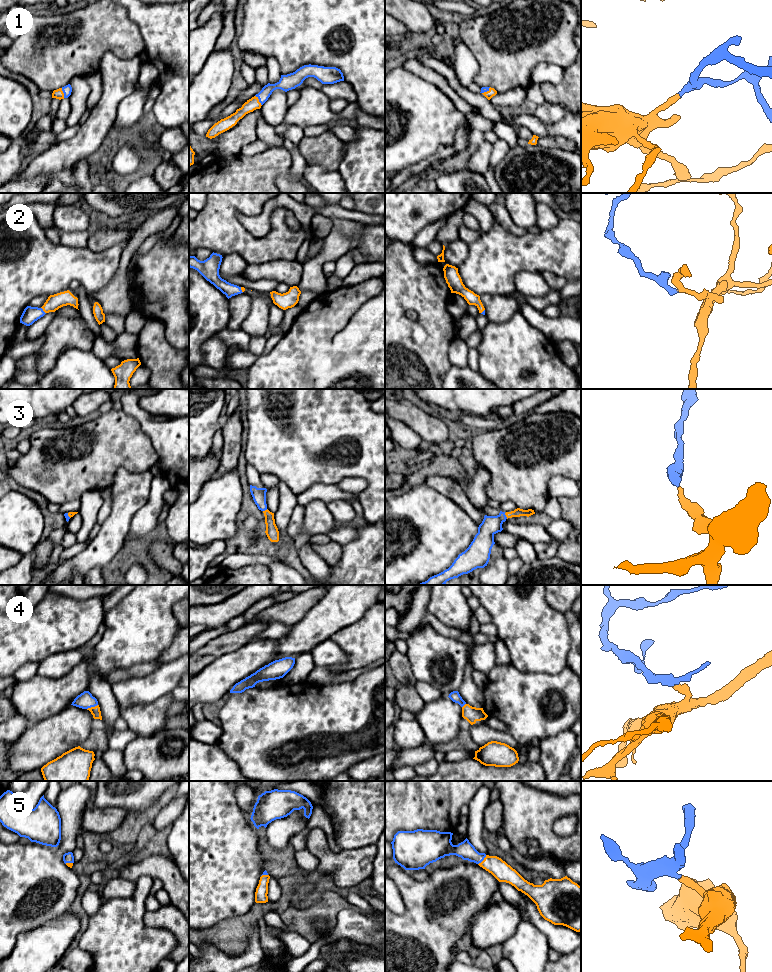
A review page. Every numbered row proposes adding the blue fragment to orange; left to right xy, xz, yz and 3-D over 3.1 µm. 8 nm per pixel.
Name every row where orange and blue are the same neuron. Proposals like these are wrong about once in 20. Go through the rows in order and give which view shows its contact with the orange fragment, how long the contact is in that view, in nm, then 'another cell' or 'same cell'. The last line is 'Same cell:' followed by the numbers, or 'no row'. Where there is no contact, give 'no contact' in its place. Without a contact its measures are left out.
1: contact in xz; length 100 nm; same cell
2: contact in xy; length 70 nm; same cell
3: contact in yz; length 50 nm; same cell
4: contact in xy; length 100 nm; same cell
5: contact in yz; length 100 nm; same cell
Same cell: 1, 2, 3, 4, 5

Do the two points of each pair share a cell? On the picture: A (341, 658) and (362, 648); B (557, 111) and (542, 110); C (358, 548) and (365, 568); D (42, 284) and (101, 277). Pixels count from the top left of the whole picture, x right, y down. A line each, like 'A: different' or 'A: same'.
A: different
B: same
C: same
D: same

